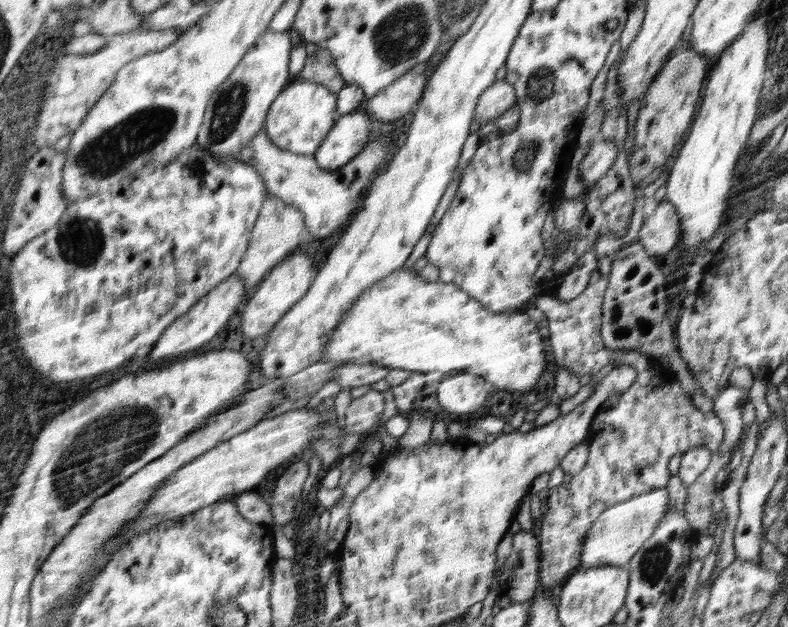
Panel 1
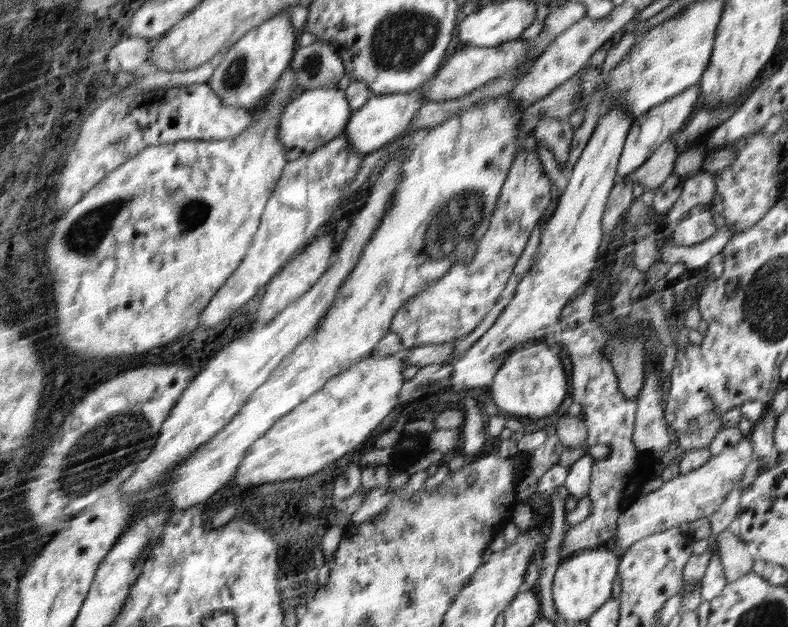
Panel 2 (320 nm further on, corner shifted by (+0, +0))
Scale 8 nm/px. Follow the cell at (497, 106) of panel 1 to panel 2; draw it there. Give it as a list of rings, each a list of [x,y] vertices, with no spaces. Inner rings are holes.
[[[556,118],[542,119],[537,122],[533,134],[539,145],[547,146],[554,153],[558,166],[565,168],[575,129],[568,121]]]

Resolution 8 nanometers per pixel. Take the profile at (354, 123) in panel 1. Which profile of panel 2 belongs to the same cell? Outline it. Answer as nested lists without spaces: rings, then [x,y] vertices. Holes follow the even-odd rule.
[[[394,93],[390,95],[378,95],[370,98],[362,108],[352,112],[348,119],[344,135],[352,148],[362,156],[374,153],[375,150],[388,145],[389,142],[403,136],[407,125],[419,113],[420,107],[424,105],[422,94]]]

